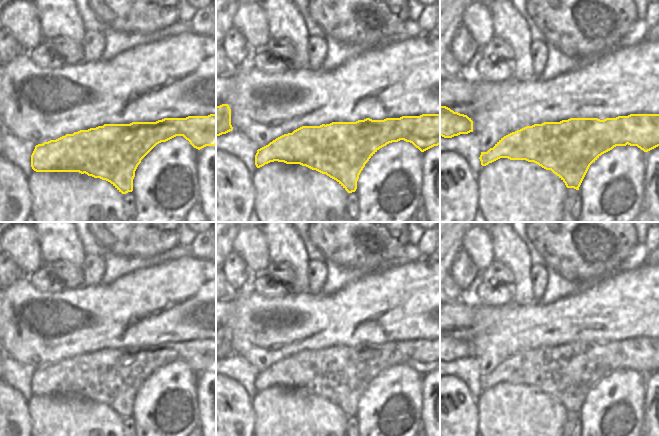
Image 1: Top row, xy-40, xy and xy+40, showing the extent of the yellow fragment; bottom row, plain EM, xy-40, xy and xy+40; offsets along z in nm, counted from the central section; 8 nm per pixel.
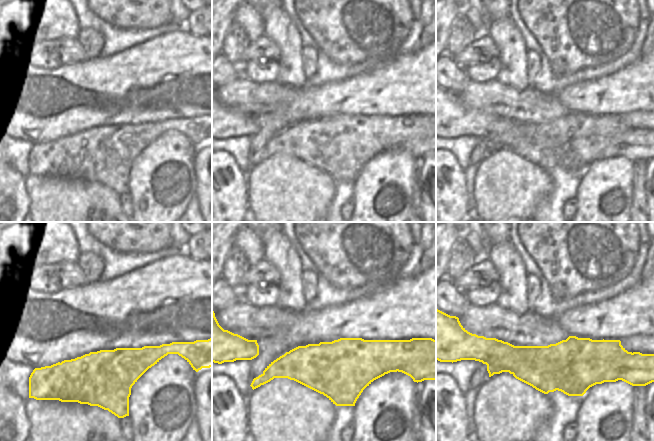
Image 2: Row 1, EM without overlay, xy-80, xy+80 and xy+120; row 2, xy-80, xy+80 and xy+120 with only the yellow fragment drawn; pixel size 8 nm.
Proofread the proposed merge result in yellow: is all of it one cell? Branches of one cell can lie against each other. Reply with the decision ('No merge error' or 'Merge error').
Merge error.

